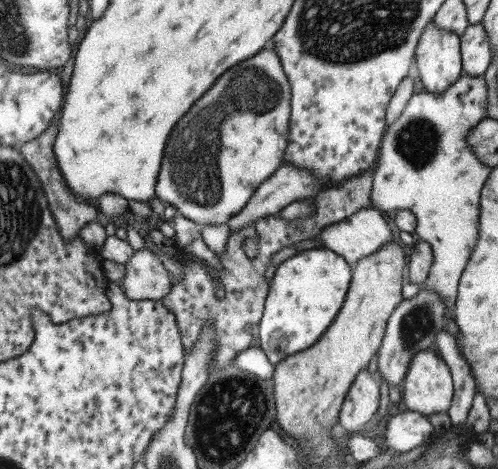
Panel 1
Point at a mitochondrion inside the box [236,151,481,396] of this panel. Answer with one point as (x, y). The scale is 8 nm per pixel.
(416, 324)

